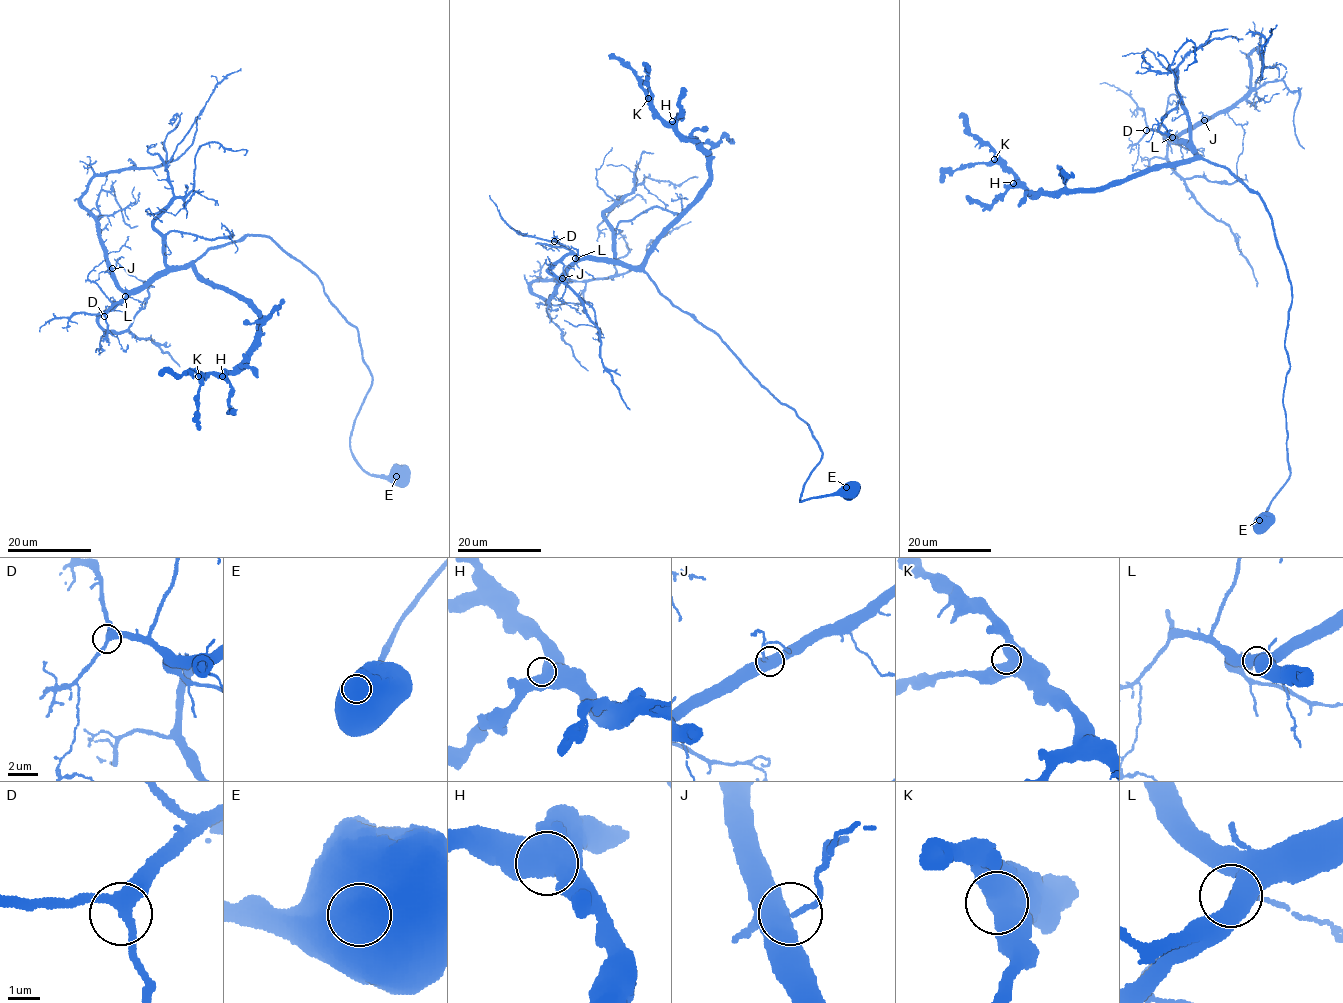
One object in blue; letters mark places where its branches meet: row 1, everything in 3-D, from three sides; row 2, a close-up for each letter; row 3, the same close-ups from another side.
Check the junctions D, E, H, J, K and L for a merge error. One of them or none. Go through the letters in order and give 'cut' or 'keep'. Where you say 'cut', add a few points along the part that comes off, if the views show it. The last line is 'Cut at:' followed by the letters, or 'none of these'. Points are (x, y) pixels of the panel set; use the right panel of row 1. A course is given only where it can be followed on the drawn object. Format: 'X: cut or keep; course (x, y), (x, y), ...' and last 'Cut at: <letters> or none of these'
D: keep
E: keep
H: keep
J: keep
K: keep
L: keep
Cut at: none of these

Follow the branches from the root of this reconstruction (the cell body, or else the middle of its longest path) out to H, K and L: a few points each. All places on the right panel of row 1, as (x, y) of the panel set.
H: (1264, 524), (1290, 472), (1283, 391), (1291, 283), (1261, 196), (1201, 159), (1095, 189), (1028, 192), (1013, 183)
K: (1264, 524), (1290, 472), (1283, 391), (1291, 283), (1261, 196), (1201, 159), (1098, 188), (1029, 192), (994, 159)
L: (1264, 524), (1290, 472), (1283, 391), (1291, 283), (1261, 196), (1207, 162), (1193, 143), (1172, 137)

